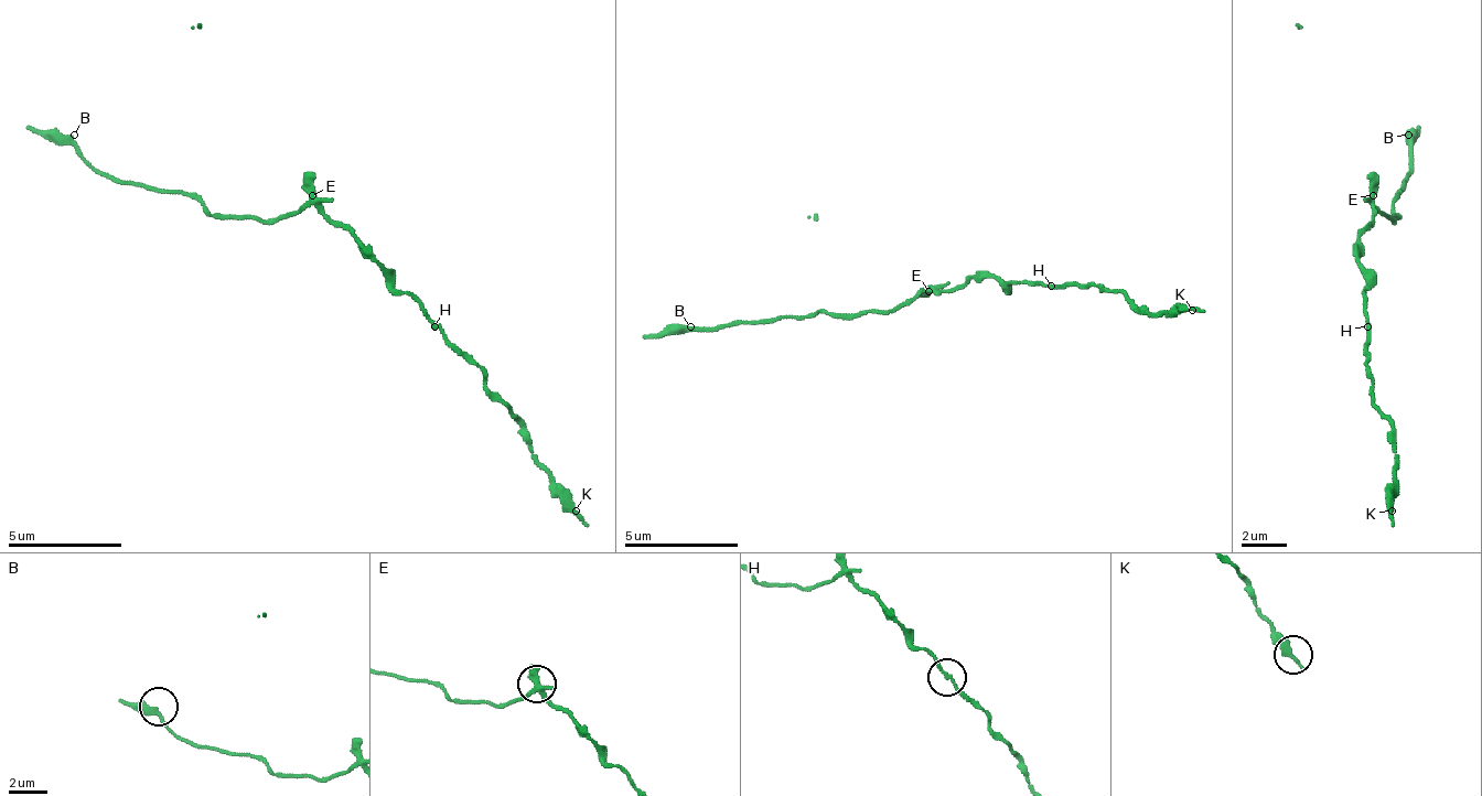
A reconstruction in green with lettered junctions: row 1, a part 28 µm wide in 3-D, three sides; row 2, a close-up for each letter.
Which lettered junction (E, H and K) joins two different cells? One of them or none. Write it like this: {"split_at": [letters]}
{"split_at": ["E"]}

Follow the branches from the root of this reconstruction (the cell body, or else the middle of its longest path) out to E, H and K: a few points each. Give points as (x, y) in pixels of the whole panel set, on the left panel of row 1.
E: (353, 237), (313, 196)
H: (353, 237), (360, 248), (405, 293), (410, 293), (421, 305), (421, 316), (433, 327)
K: (353, 237), (484, 374), (484, 385), (518, 425), (530, 459), (576, 511)

